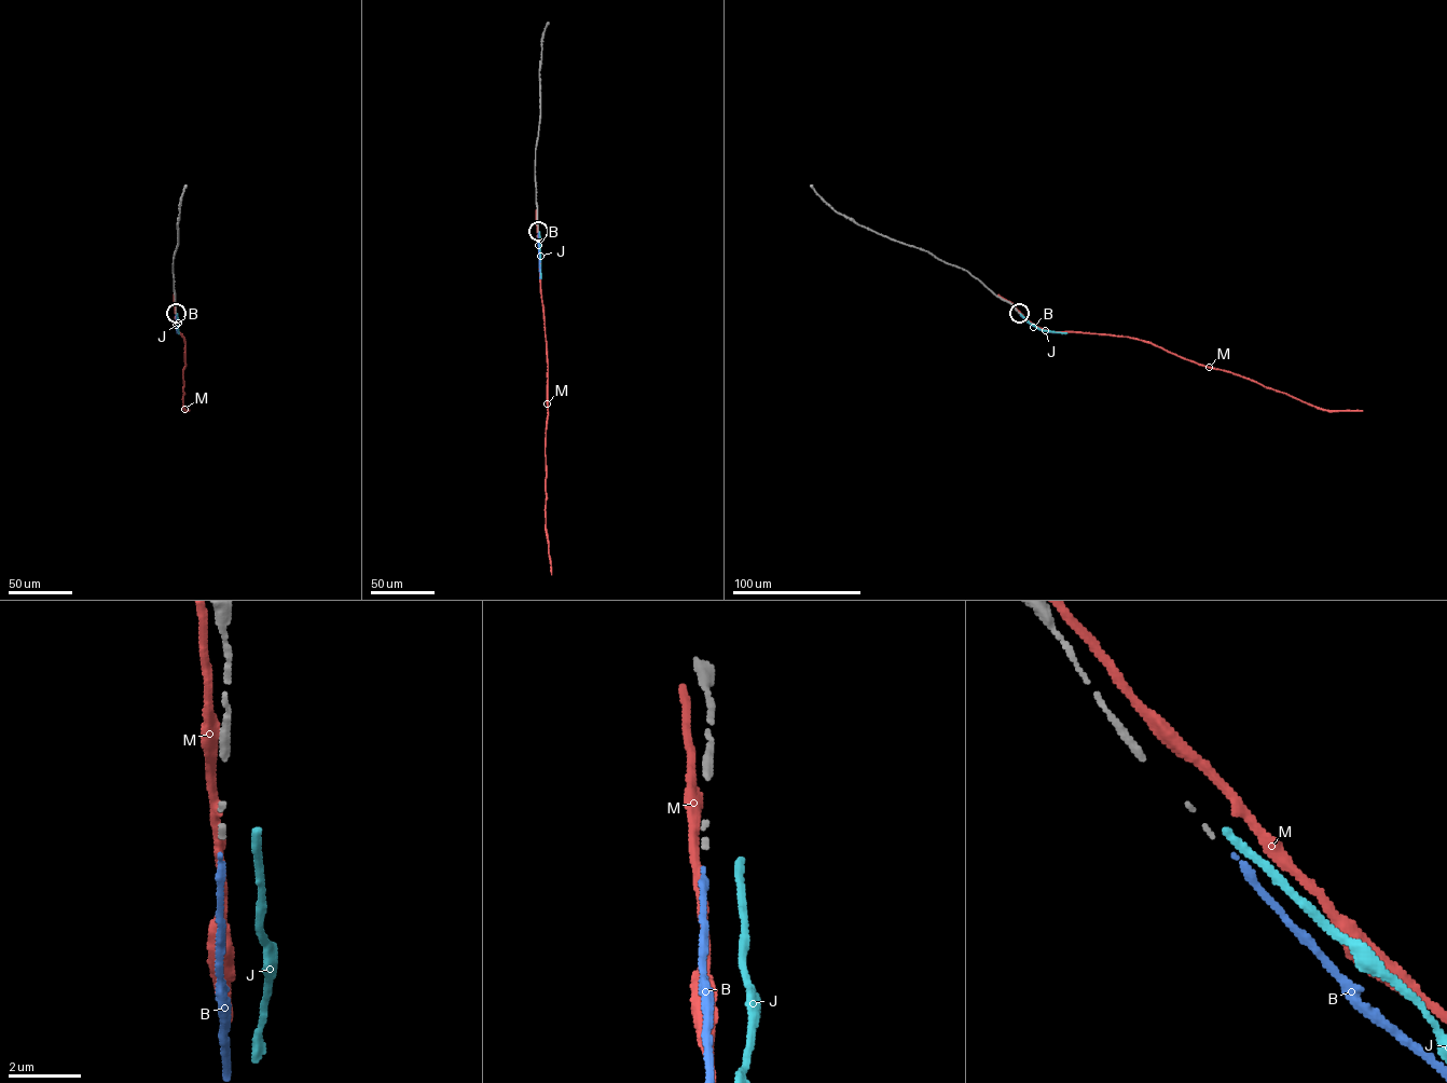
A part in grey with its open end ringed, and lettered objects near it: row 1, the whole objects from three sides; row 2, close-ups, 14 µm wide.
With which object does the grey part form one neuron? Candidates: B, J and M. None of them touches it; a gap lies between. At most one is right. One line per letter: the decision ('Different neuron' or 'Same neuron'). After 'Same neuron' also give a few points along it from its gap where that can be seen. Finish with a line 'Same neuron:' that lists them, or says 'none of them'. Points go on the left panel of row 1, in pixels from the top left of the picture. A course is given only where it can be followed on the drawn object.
B: Same neuron. Its course: (176, 314), (178, 332)
J: Different neuron
M: Different neuron
Same neuron: B

